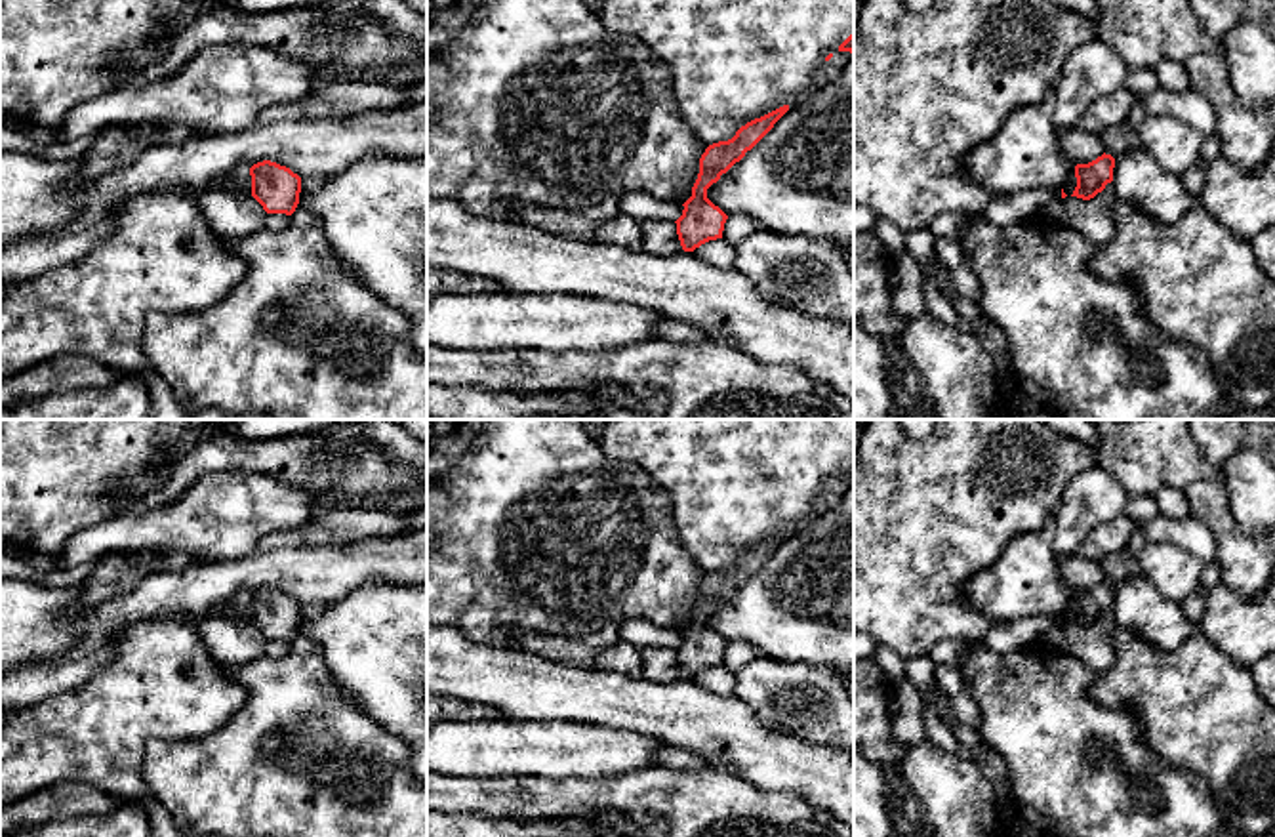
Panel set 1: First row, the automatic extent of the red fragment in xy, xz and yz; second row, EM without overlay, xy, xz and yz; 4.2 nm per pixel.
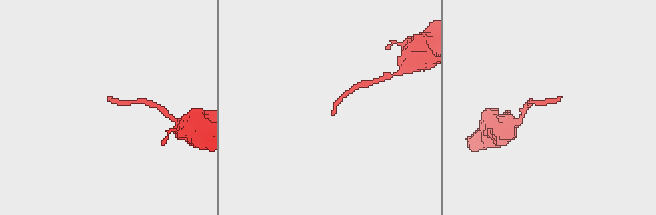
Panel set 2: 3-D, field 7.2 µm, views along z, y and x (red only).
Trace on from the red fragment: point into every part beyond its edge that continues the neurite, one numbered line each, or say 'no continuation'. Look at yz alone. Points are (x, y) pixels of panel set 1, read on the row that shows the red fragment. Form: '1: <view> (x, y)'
1: yz (1117, 140)

